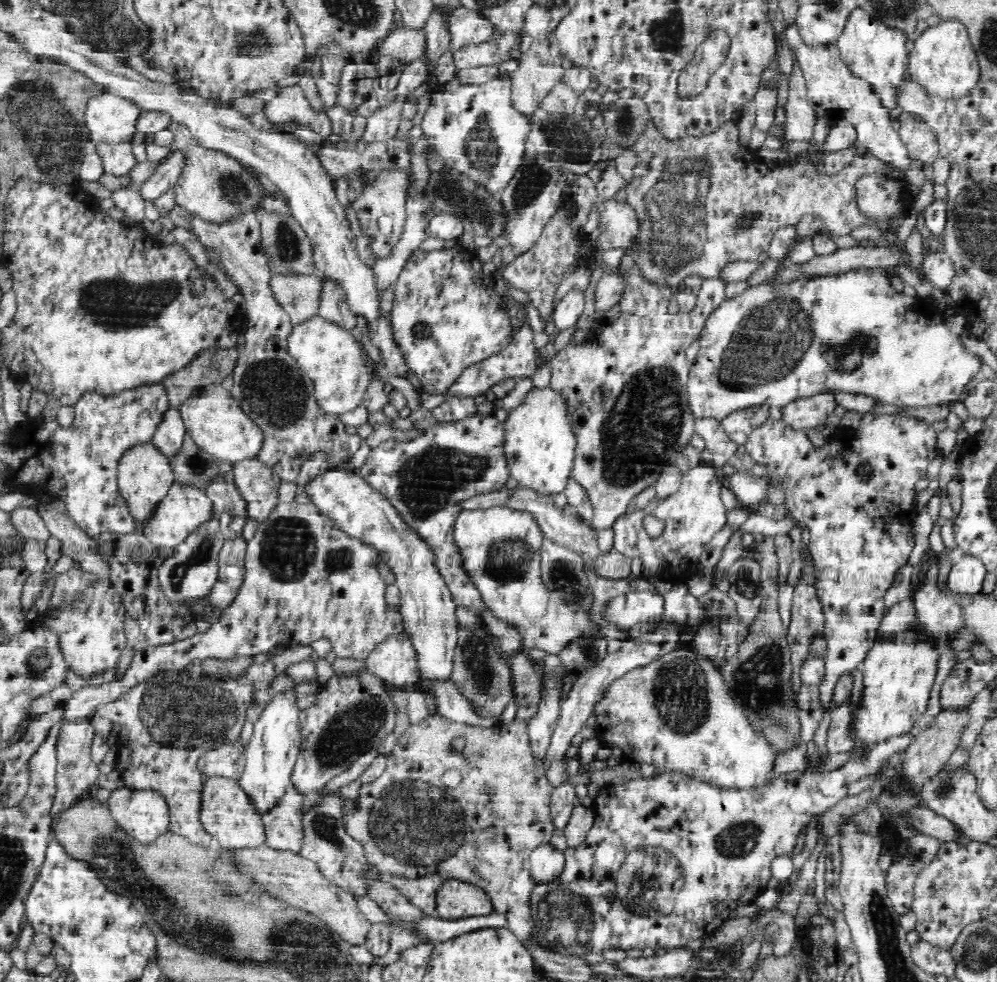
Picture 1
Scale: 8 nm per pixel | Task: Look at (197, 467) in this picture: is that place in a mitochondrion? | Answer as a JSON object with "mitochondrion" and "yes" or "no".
{"mitochondrion":"yes"}

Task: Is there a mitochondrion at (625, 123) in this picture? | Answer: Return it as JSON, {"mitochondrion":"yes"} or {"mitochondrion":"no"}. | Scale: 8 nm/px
{"mitochondrion":"yes"}

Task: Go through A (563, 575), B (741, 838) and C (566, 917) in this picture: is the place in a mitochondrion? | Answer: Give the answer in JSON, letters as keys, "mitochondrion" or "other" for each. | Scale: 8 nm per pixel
{"A":"mitochondrion","B":"mitochondrion","C":"mitochondrion"}

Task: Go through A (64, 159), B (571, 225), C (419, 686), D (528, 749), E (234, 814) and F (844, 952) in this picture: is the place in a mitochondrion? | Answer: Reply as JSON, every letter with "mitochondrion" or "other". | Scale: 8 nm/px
{"A":"mitochondrion","B":"other","C":"other","D":"other","E":"other","F":"other"}

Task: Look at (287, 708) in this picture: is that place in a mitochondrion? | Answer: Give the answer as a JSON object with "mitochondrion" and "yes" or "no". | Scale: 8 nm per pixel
{"mitochondrion":"no"}

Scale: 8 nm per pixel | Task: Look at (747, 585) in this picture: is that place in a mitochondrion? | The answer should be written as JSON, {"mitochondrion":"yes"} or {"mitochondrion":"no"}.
{"mitochondrion":"yes"}

